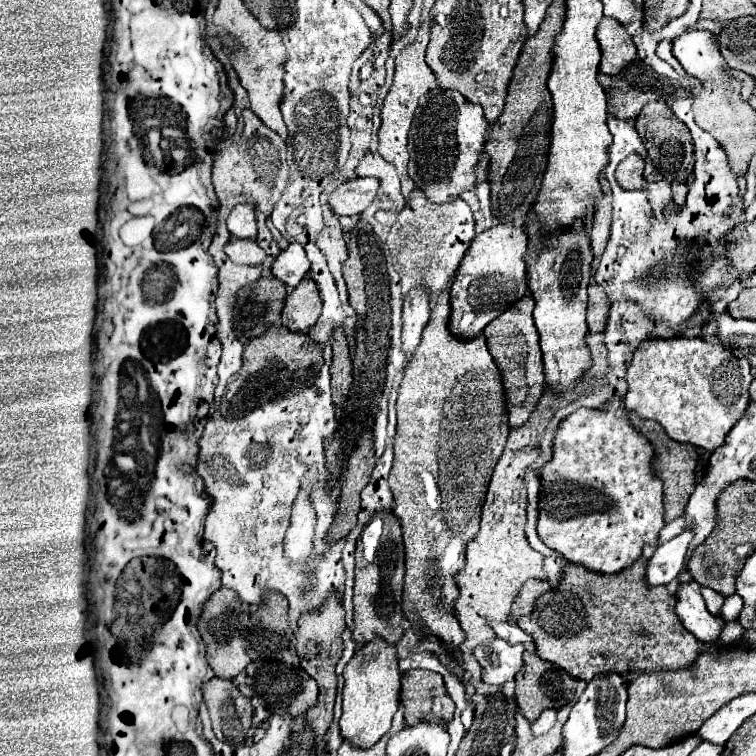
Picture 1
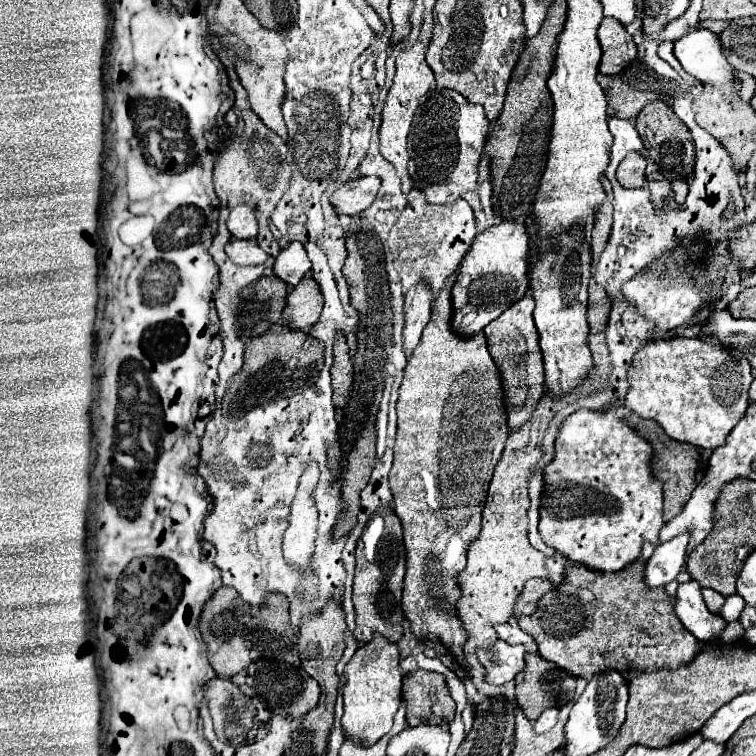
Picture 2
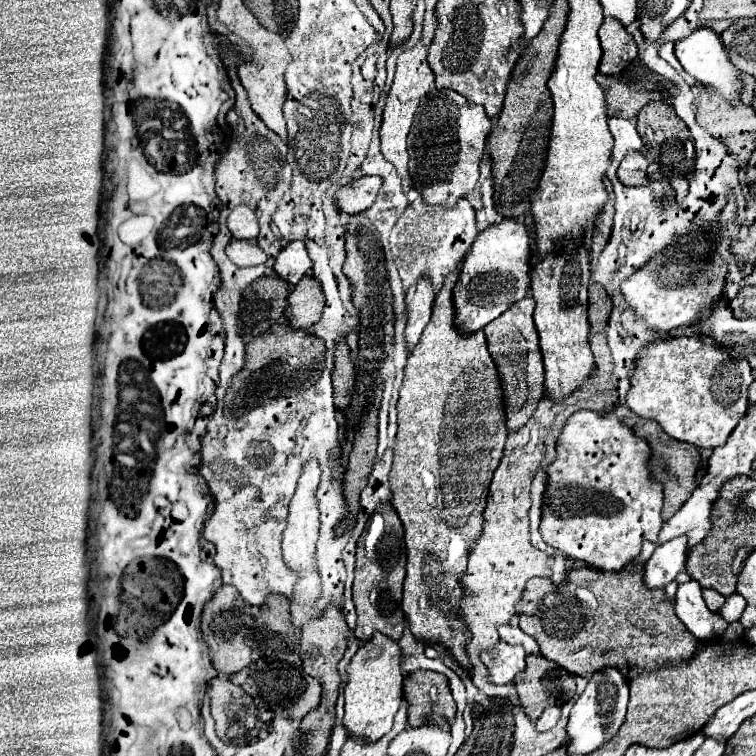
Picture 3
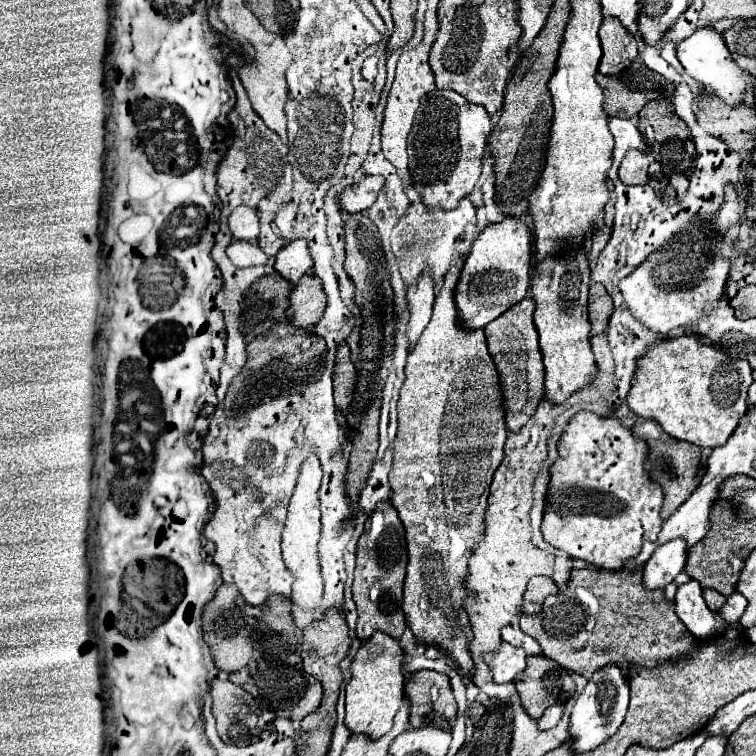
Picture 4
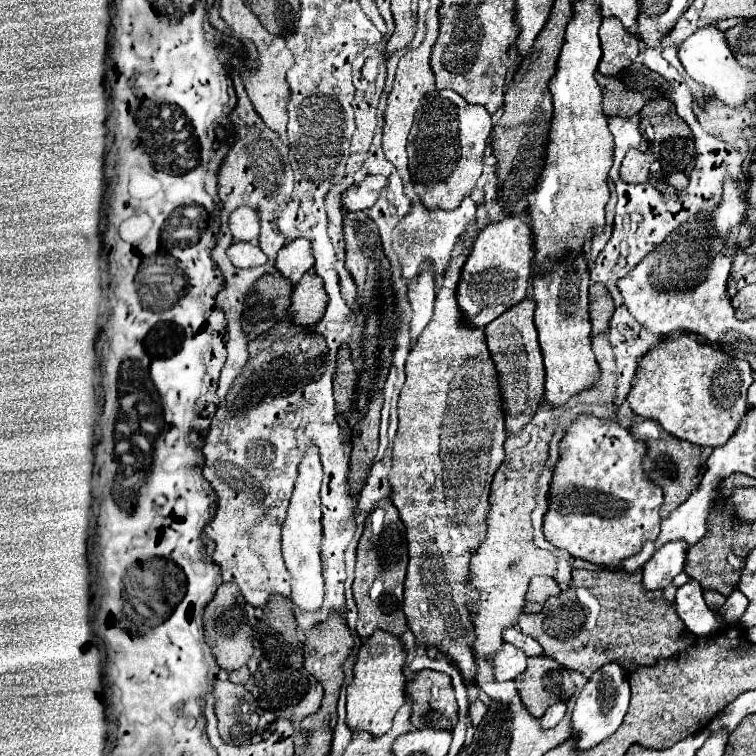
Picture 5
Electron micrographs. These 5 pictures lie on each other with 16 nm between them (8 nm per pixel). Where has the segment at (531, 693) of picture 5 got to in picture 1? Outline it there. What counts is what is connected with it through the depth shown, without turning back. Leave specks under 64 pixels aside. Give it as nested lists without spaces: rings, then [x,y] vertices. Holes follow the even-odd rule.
[[[530,652],[524,654],[524,670],[516,674],[516,702],[522,714],[530,722],[534,722],[540,716],[540,712],[546,708],[562,708],[566,702],[574,698],[574,690],[576,690],[576,680],[568,676],[562,668],[542,660],[536,654],[530,654]]]

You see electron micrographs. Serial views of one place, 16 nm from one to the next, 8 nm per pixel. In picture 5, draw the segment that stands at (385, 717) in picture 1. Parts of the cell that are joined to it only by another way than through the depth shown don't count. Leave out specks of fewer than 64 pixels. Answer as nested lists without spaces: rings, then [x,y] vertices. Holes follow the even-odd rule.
[[[376,630],[370,638],[364,640],[358,650],[358,662],[354,666],[354,680],[346,688],[346,722],[352,730],[366,730],[374,736],[380,736],[390,730],[394,714],[406,702],[406,680],[402,674],[406,658],[408,652],[402,644],[402,638],[394,636],[392,632]]]

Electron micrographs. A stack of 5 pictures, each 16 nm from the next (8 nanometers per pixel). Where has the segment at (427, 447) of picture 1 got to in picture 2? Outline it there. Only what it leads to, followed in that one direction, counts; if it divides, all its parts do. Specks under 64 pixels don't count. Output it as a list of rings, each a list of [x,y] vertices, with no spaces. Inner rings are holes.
[[[456,272],[454,276],[448,276],[448,284],[440,290],[432,318],[404,368],[404,380],[396,404],[398,432],[394,444],[394,464],[390,470],[390,488],[394,494],[394,512],[398,514],[404,528],[406,578],[402,608],[406,620],[410,622],[410,630],[418,640],[440,642],[450,652],[450,656],[464,666],[466,658],[462,646],[468,640],[468,632],[464,632],[464,624],[458,616],[458,576],[468,560],[468,544],[472,544],[472,540],[476,540],[480,534],[488,484],[492,480],[494,468],[502,458],[504,442],[510,430],[506,426],[506,408],[498,368],[488,354],[484,334],[478,332],[476,336],[460,336],[452,328],[454,282]]]

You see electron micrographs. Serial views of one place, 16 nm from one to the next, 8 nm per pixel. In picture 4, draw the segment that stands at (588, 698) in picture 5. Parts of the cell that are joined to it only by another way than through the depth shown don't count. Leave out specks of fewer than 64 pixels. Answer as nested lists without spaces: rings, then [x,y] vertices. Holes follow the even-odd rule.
[[[606,664],[604,668],[594,672],[572,710],[572,720],[570,720],[572,750],[576,754],[582,754],[608,740],[620,728],[628,710],[628,700],[630,700],[630,688],[620,666]]]

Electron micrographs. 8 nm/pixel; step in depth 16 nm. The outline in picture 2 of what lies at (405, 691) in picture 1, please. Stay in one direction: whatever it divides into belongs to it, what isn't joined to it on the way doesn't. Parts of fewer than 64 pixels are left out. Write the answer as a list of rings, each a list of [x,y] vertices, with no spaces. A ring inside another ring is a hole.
[[[416,670],[406,674],[402,698],[410,726],[428,722],[448,730],[448,724],[454,720],[456,704],[446,688],[444,676],[438,672]]]

